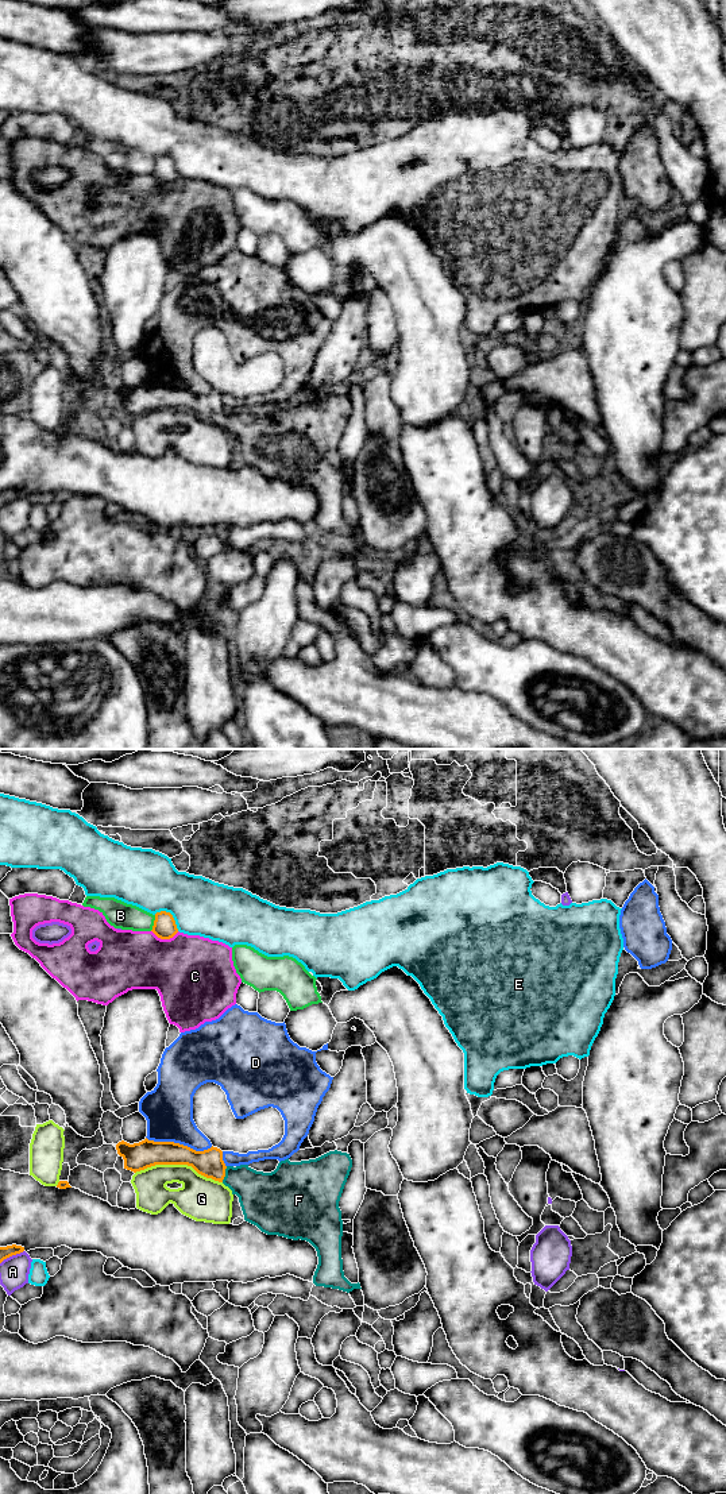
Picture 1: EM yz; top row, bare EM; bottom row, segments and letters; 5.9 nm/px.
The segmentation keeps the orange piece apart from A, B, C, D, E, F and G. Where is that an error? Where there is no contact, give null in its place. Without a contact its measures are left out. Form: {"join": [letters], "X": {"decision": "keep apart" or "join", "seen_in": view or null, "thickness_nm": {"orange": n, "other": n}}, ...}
{"join": ["F"], "A": {"decision": "keep apart", "seen_in": "yz", "thickness_nm": {"orange": 70, "other": 180}}, "B": {"decision": "keep apart", "seen_in": "yz", "thickness_nm": {"orange": 140, "other": 160}}, "C": {"decision": "keep apart", "seen_in": "yz", "thickness_nm": {"orange": 140, "other": 440}}, "D": {"decision": "keep apart", "seen_in": "yz", "thickness_nm": {"orange": 160, "other": 280}}, "E": {"decision": "keep apart", "seen_in": "yz", "thickness_nm": {"orange": 140, "other": 340}}, "F": {"decision": "join", "seen_in": "yz", "thickness_nm": {"orange": 160, "other": 280}}, "G": {"decision": "keep apart", "seen_in": "yz", "thickness_nm": {"orange": 160, "other": 260}}}

